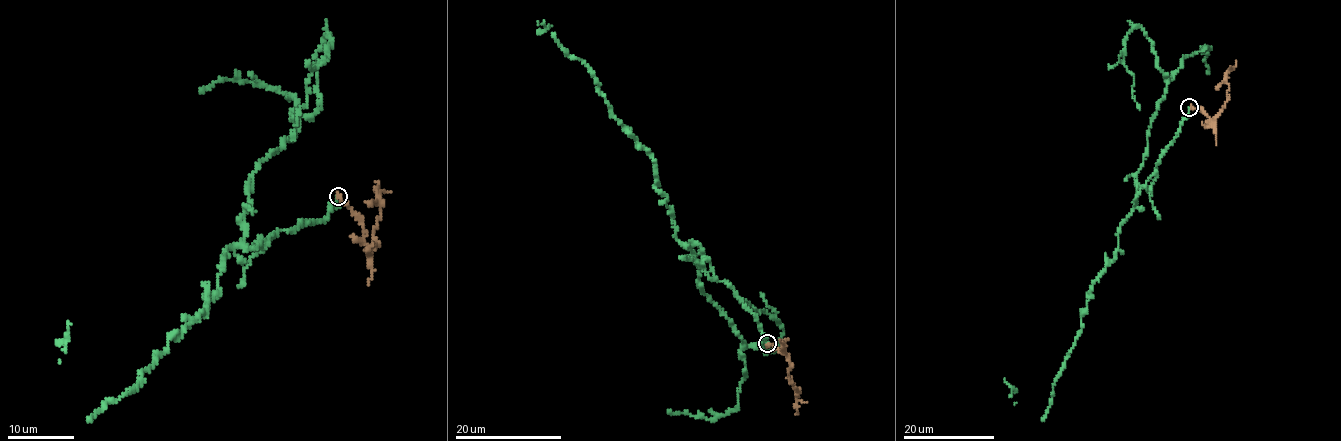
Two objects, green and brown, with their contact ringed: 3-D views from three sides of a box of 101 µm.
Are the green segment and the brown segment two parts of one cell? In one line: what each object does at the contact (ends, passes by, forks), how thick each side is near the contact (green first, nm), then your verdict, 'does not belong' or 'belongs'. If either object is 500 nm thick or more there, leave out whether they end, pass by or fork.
green ends there; brown ends there; 200 nm thick on the green side, 240 nm on the other; does not belong

